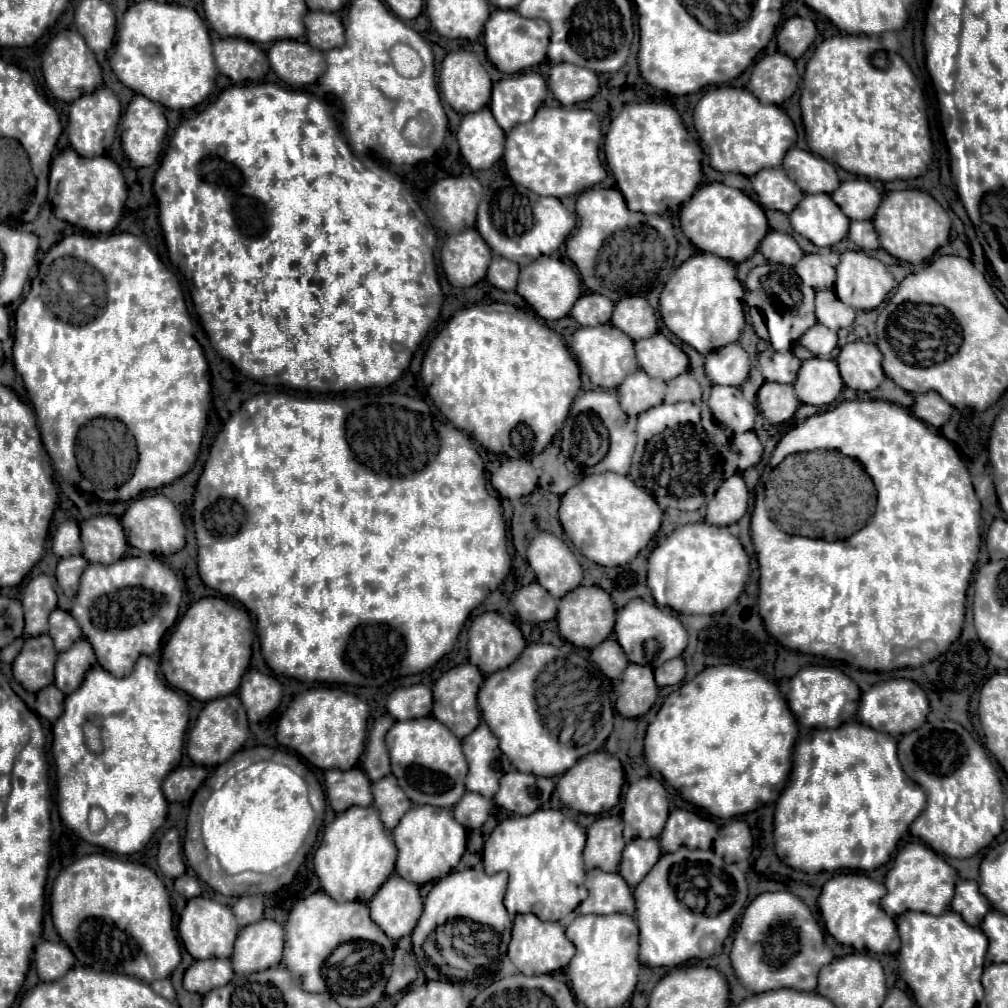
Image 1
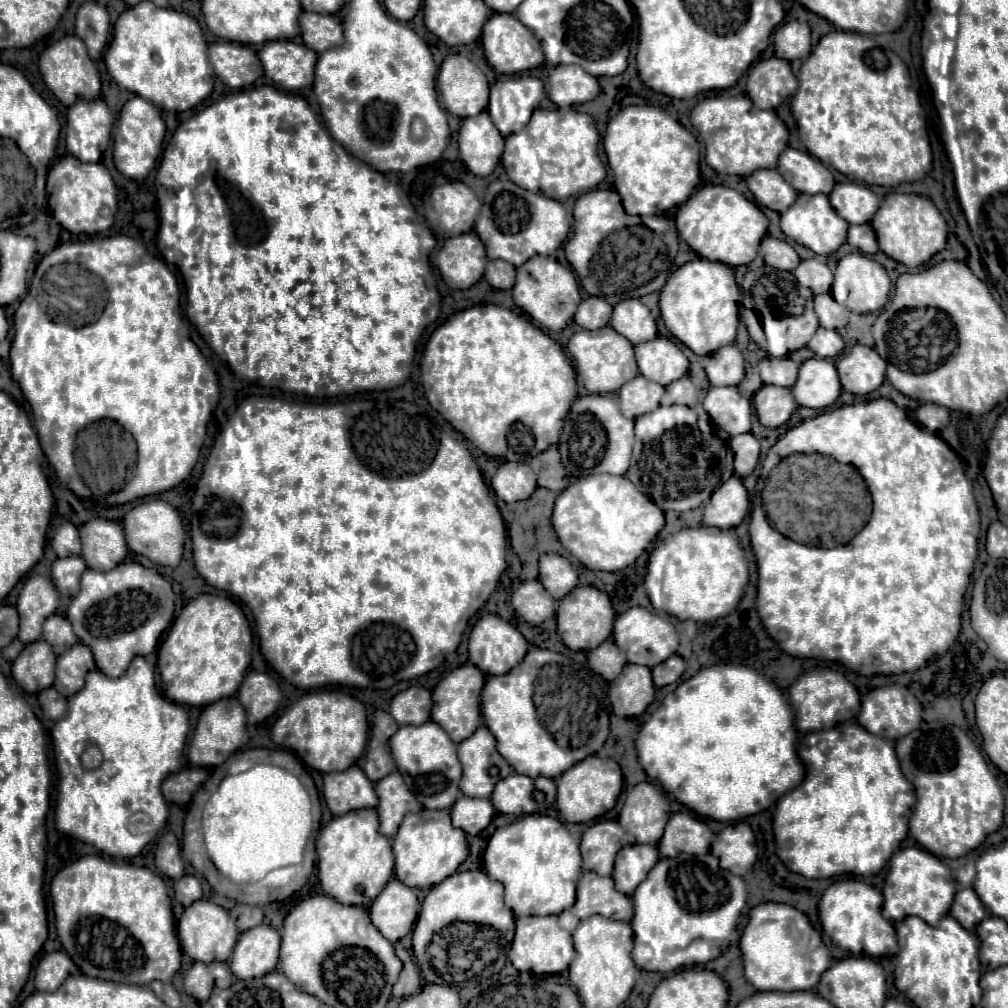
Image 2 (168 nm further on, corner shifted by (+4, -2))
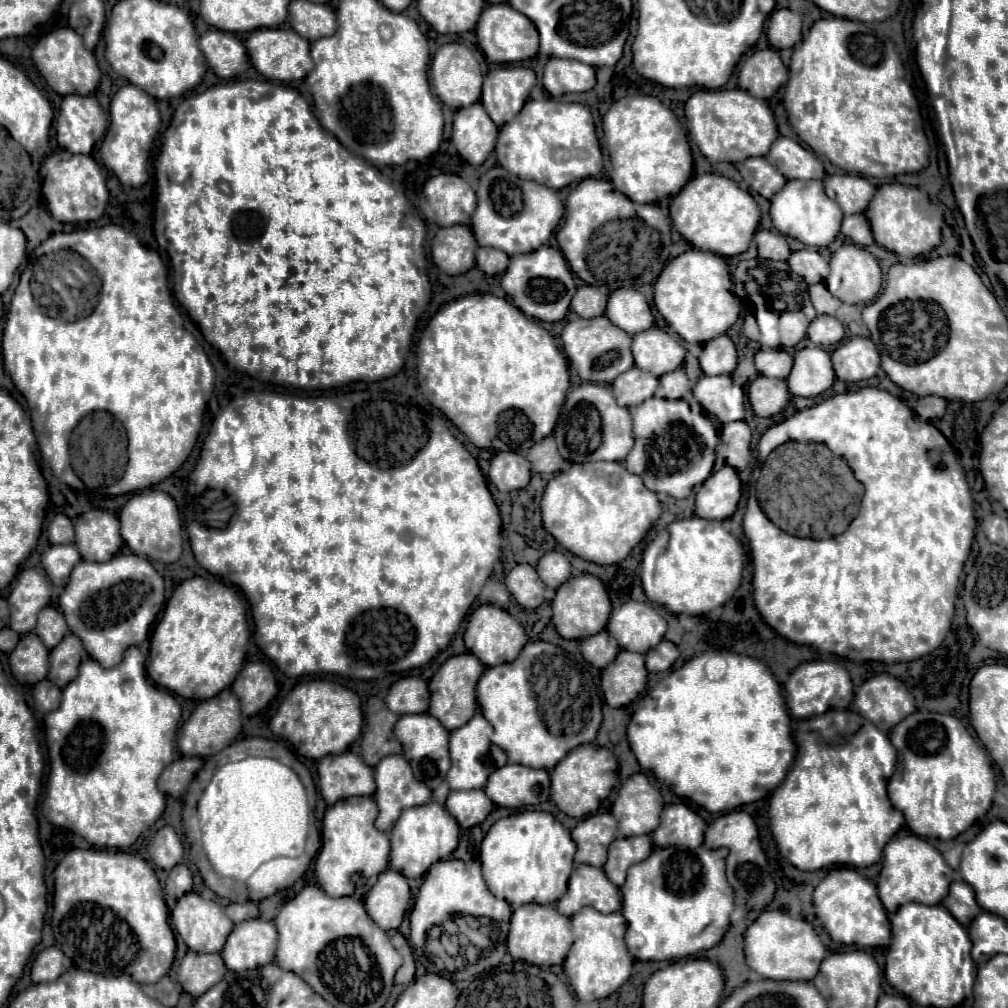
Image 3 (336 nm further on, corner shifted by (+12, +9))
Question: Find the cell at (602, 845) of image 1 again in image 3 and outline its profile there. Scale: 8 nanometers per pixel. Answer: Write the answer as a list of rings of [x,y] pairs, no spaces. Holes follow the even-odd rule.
[[[596,813],[596,815],[588,815],[584,821],[580,821],[574,829],[572,829],[572,839],[578,845],[576,851],[576,865],[594,865],[594,867],[602,867],[606,863],[606,849],[610,845],[610,841],[614,839],[616,833],[616,819],[610,813]]]

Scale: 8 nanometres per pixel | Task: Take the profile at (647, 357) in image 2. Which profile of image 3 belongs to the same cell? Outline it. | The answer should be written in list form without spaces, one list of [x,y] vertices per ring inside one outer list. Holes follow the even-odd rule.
[[[652,327],[632,337],[632,355],[636,367],[662,377],[684,363],[684,347],[664,329]]]

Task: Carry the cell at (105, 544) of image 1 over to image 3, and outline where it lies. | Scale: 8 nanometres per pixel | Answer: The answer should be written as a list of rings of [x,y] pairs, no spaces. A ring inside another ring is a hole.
[[[92,509],[74,519],[76,547],[86,561],[110,561],[122,547],[118,517],[104,509]]]

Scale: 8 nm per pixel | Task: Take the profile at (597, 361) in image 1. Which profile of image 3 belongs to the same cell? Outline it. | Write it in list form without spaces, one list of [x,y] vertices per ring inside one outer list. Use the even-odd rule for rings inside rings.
[[[604,315],[596,319],[574,319],[566,323],[562,331],[562,343],[570,365],[578,371],[582,381],[612,383],[620,373],[634,367],[634,359],[630,353],[632,337],[616,325],[612,325]]]

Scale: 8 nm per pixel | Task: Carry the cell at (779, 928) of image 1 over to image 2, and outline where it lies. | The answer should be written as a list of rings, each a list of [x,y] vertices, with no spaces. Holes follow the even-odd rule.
[[[764,902],[750,910],[750,922],[744,928],[740,940],[744,976],[760,992],[778,990],[778,992],[804,992],[814,990],[822,972],[830,966],[830,952],[822,942],[822,936],[810,926],[806,914],[788,906]]]

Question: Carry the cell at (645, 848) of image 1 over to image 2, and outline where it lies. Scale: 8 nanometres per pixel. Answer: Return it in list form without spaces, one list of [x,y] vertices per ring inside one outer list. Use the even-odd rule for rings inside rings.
[[[652,844],[624,846],[616,856],[616,866],[612,874],[616,888],[626,896],[632,896],[636,886],[642,880],[646,880],[648,872],[654,868],[658,858],[660,858],[658,848]]]

